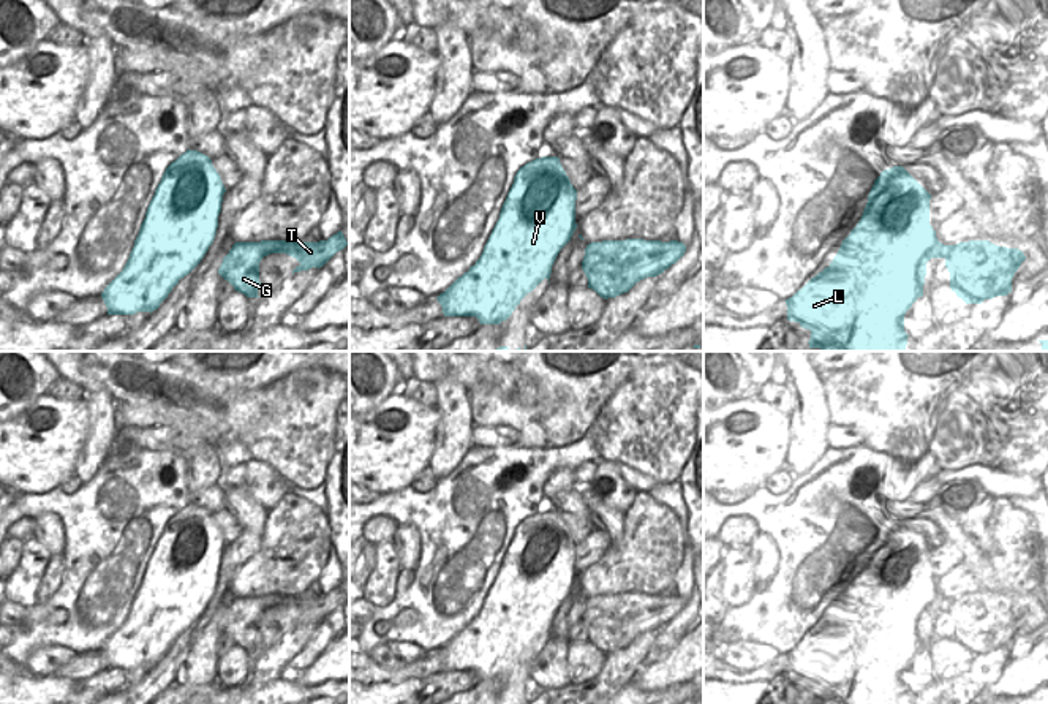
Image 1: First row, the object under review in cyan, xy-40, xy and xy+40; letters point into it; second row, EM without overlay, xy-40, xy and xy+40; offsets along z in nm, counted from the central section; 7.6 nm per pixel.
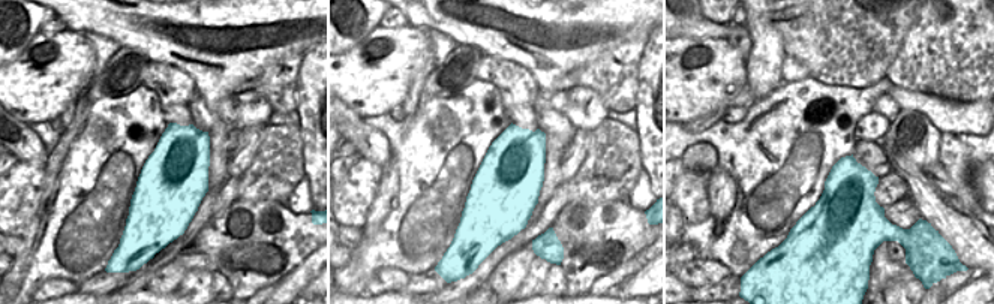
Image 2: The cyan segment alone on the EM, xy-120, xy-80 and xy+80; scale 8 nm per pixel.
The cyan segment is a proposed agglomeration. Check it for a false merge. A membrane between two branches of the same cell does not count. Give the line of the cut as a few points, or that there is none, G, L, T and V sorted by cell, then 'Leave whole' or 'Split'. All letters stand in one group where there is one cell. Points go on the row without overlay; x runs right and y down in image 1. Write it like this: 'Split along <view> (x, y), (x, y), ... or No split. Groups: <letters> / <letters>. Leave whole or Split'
No split. Groups: G L T V. Leave whole

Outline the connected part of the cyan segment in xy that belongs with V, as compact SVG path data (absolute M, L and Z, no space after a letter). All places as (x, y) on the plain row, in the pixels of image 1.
M558 511L536 513L522 520L481 612L436 653L444 671L476 671L481 679L501 679L520 655L544 633L550 633L560 604L571 595L577 544Z

